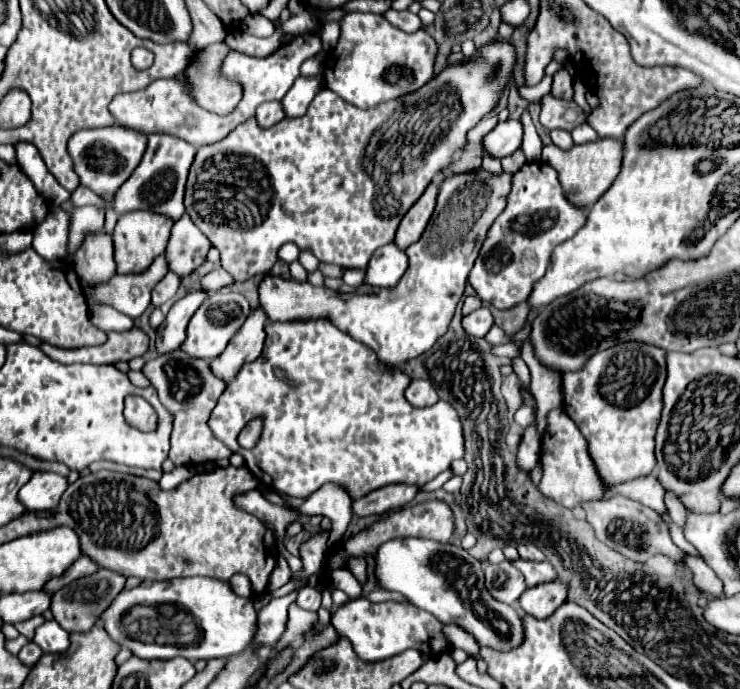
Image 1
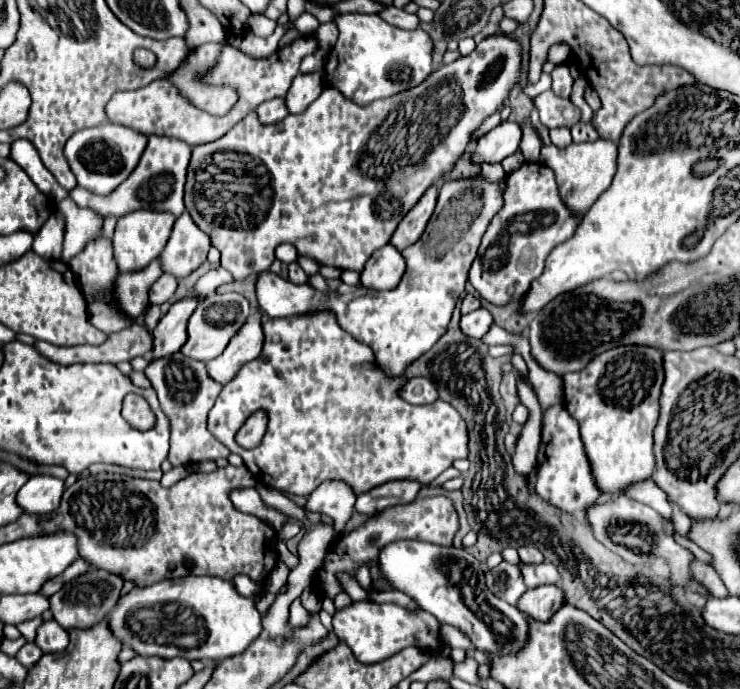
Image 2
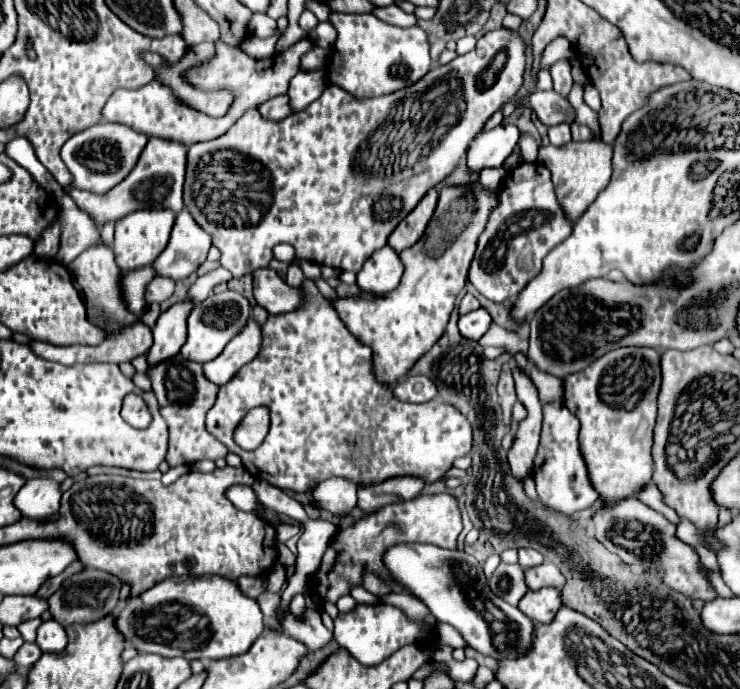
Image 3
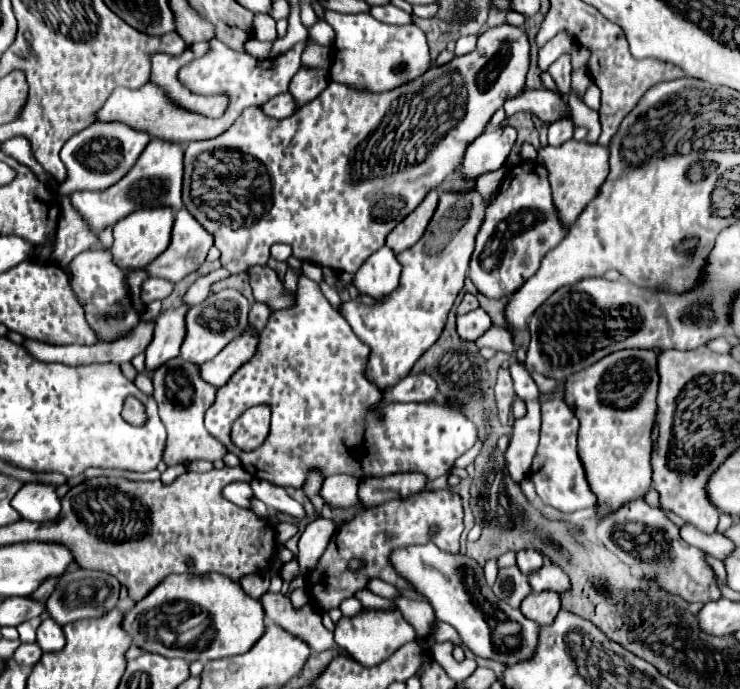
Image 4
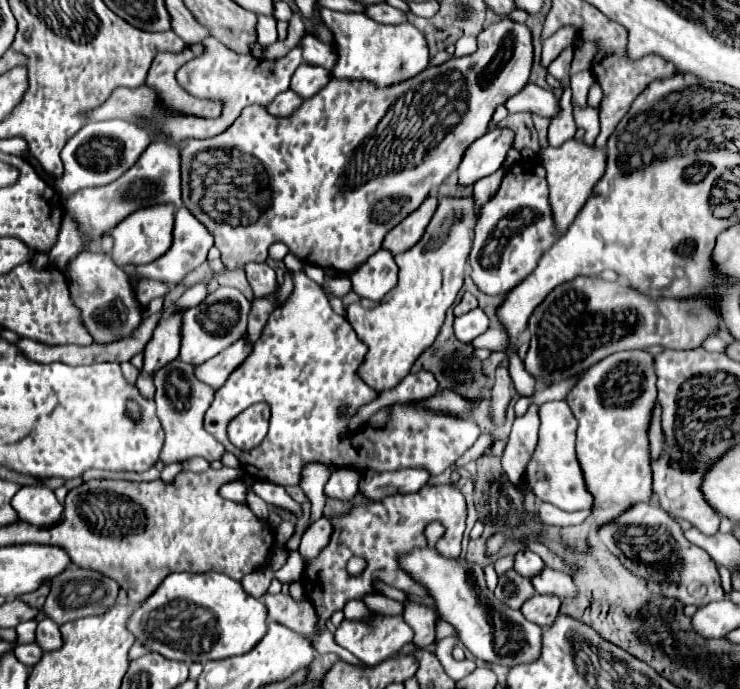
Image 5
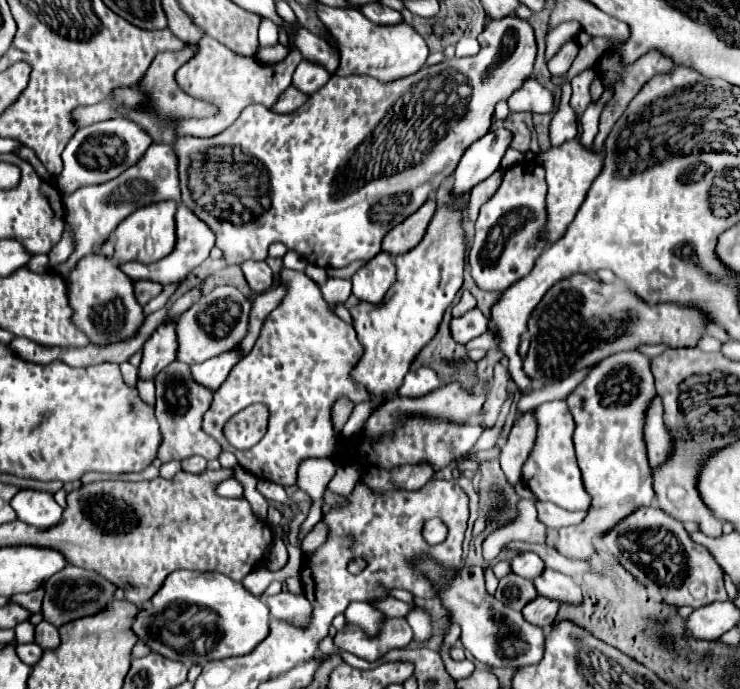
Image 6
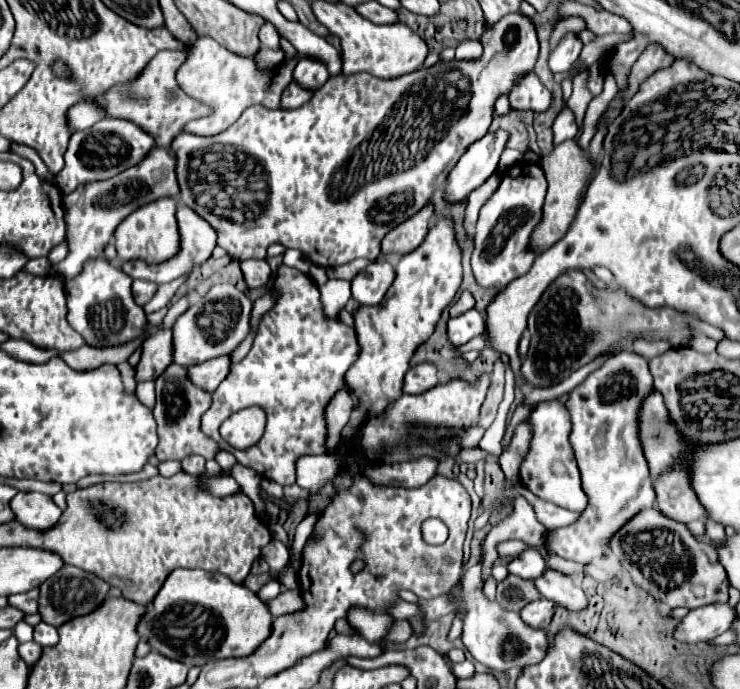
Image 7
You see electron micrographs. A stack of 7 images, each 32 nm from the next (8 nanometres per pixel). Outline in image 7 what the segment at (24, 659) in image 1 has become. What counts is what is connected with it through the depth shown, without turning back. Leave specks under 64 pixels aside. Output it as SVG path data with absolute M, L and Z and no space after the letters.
M26 642L26 644L20 644L20 646L18 646L18 654L20 654L20 658L22 658L28 666L32 666L32 664L38 662L38 658L40 658L40 654L42 654L42 646L36 644L36 642Z

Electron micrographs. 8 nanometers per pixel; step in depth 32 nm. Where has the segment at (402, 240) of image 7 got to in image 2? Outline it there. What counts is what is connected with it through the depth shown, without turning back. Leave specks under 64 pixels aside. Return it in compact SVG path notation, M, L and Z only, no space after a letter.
M438 182L432 184L432 188L428 188L428 192L424 192L424 196L418 200L416 208L412 208L412 212L408 212L408 216L404 216L404 220L398 224L398 228L392 236L392 244L398 250L408 248L422 236L422 232L434 212L436 196L438 196Z

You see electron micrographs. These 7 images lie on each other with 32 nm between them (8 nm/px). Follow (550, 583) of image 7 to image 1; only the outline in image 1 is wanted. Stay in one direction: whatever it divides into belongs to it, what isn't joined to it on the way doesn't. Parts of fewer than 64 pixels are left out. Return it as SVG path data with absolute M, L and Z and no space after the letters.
M516 558L512 562L512 566L516 566L524 574L528 588L532 588L532 586L536 586L540 582L548 582L548 580L552 582L552 580L558 578L554 568L552 568L552 564L548 564L548 560L544 560L544 562L530 562L530 560L524 560L524 558Z

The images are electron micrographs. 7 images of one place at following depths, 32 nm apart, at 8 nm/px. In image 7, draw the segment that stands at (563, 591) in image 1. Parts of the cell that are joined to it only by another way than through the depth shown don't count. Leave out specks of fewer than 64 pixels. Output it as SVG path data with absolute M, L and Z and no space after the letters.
M540 598L540 600L524 606L522 612L520 612L520 616L522 616L522 620L524 620L526 624L530 624L530 626L534 626L534 628L546 630L548 624L550 624L550 620L552 620L552 616L554 616L554 608L556 608L556 606L552 606L550 600Z

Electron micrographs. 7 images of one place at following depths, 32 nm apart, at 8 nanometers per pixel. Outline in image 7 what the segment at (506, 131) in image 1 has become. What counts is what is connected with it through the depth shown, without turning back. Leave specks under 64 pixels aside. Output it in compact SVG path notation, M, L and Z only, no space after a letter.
M496 130L488 132L484 138L476 140L458 160L454 170L448 176L448 186L446 186L446 200L458 202L464 200L472 188L478 188L488 180L496 166L498 160L506 148L508 142L508 132L506 130Z

